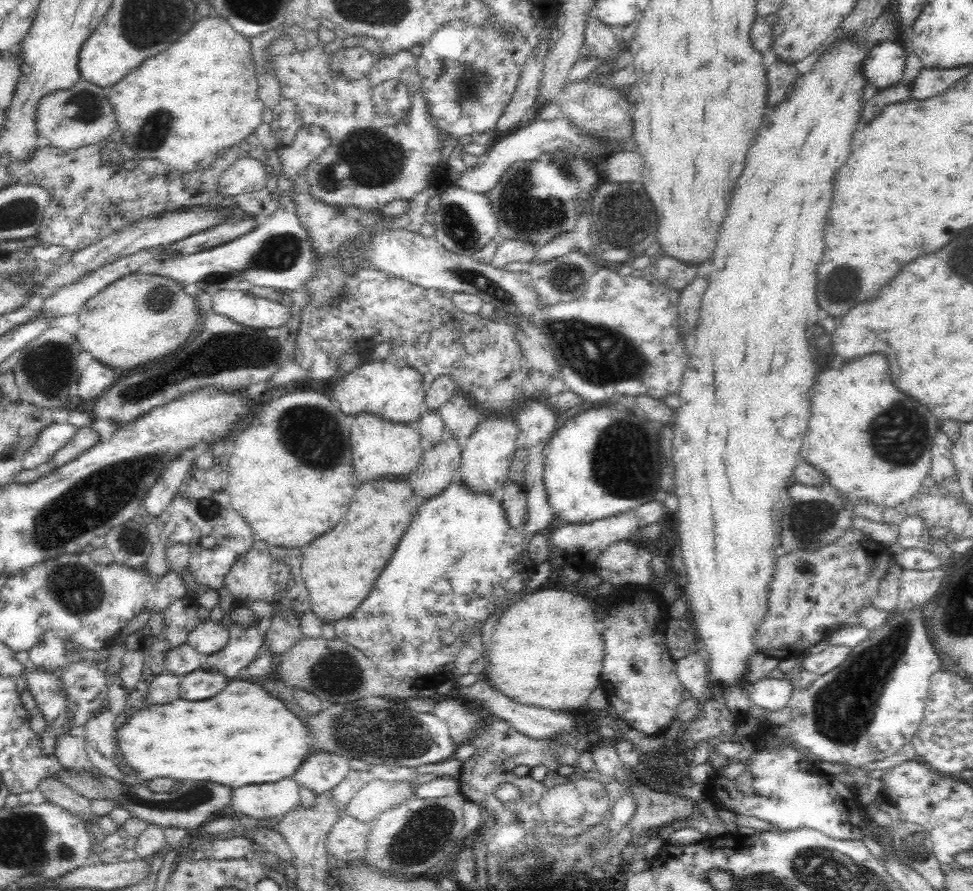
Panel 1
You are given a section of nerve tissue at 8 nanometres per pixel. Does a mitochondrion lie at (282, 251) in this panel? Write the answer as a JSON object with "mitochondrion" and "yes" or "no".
{"mitochondrion":"yes"}

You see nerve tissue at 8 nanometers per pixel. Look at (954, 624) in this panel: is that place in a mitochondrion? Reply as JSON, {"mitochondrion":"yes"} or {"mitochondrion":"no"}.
{"mitochondrion":"yes"}

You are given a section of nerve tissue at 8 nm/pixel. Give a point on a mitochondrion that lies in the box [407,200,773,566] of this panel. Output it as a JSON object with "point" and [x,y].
{"point":[600,356]}

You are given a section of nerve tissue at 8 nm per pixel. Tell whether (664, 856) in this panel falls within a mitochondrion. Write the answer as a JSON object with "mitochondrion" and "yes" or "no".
{"mitochondrion":"no"}

